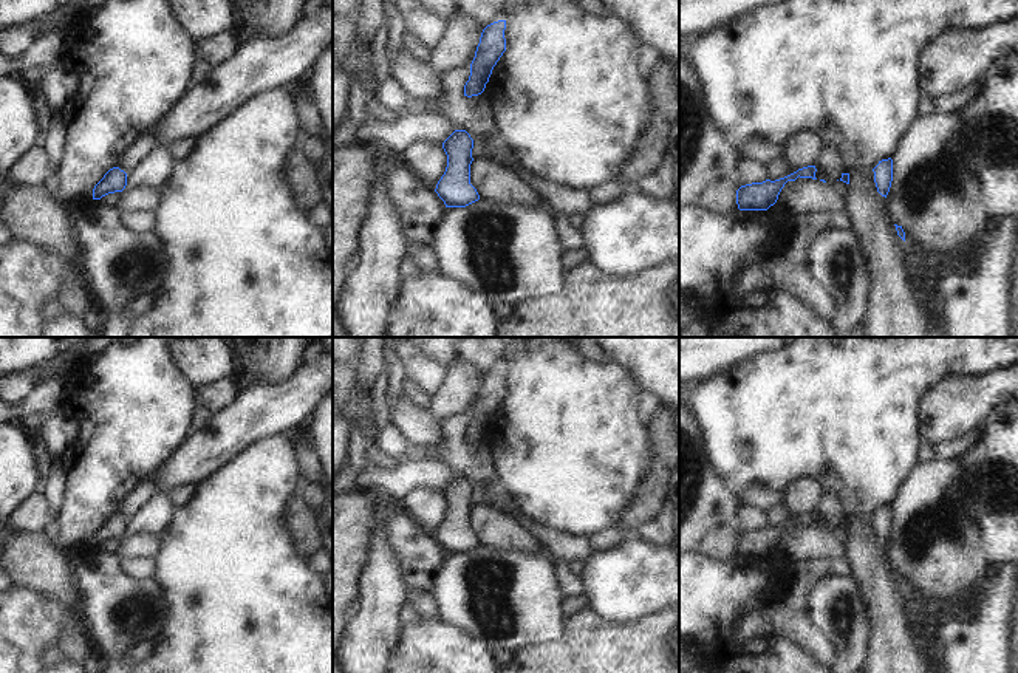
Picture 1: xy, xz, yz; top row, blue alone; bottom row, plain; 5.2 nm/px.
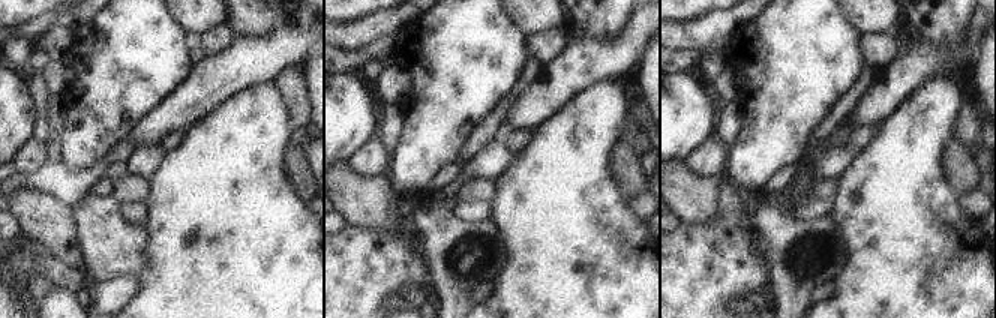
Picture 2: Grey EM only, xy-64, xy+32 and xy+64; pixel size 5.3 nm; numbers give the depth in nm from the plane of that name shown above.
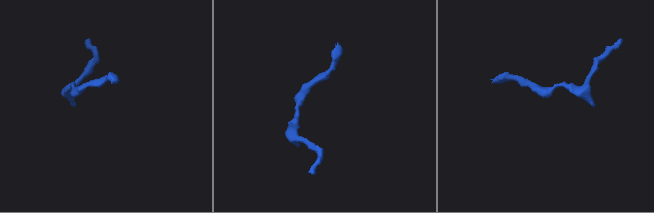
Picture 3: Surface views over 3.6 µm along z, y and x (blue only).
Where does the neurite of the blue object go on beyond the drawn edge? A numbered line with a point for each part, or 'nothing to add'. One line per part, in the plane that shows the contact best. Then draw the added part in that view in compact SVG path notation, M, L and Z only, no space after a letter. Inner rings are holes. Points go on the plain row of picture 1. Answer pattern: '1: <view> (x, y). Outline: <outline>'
nothing to add

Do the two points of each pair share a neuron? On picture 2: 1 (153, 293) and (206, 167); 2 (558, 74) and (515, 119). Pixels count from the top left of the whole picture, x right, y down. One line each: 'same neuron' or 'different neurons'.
1: same neuron
2: same neuron

